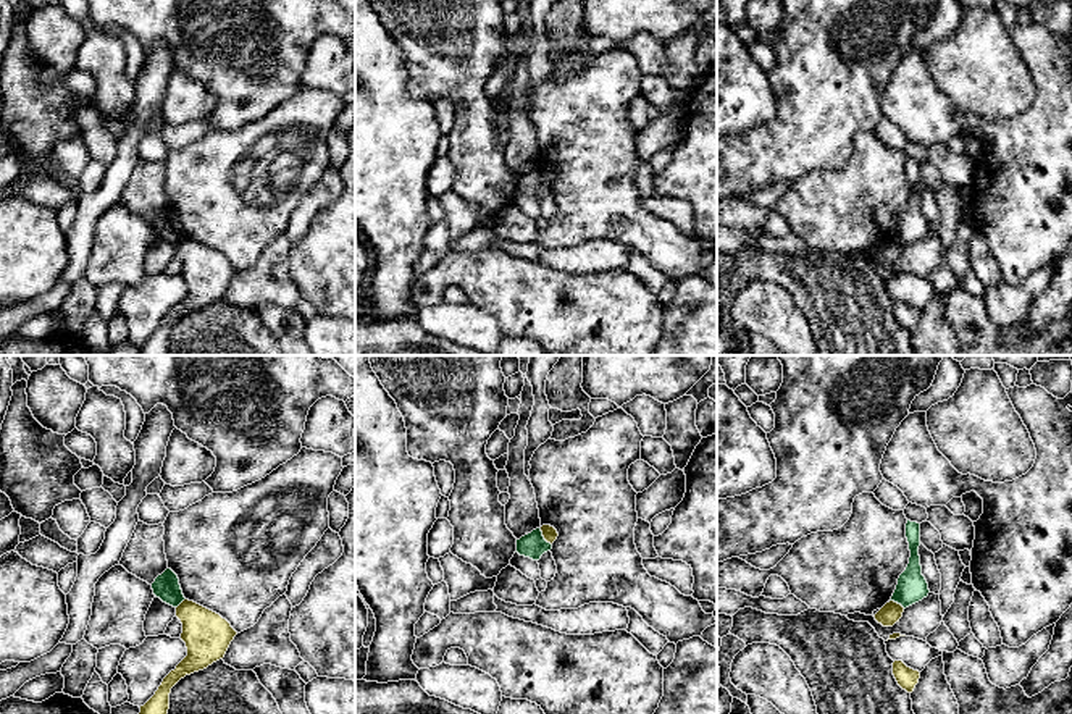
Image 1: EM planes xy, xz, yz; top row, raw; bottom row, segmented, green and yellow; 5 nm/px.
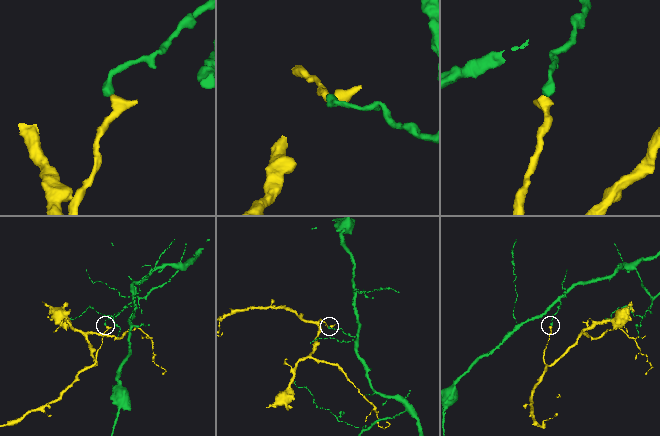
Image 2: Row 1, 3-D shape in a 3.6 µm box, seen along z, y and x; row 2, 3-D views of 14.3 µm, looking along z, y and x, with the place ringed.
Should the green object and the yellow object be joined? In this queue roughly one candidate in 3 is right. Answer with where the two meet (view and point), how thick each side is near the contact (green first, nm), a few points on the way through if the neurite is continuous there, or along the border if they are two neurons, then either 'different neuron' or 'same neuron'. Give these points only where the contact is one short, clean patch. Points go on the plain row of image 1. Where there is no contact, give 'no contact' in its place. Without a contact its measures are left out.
contact xz (543, 175); calibres 130 and 70 nm; border xz (540, 167), (551, 183); different neuron

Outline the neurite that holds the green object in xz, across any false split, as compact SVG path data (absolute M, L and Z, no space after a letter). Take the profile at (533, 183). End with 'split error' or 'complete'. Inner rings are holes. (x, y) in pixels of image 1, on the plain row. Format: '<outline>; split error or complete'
M541 166L533 168L531 171L517 178L517 189L520 194L539 199L541 194L552 187L552 183L547 181L542 174Z; complete

